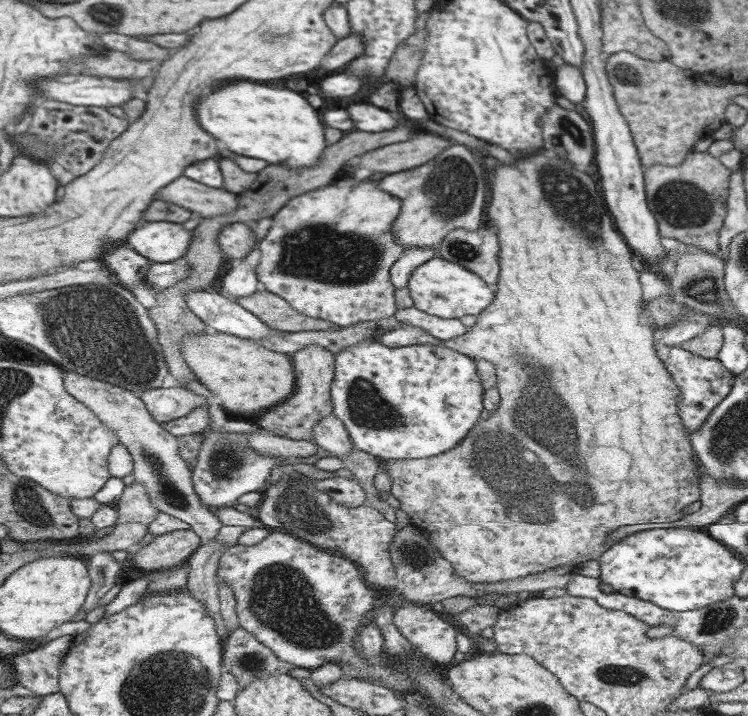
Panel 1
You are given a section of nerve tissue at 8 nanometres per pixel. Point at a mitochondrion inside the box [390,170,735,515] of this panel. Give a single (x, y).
(680, 204)

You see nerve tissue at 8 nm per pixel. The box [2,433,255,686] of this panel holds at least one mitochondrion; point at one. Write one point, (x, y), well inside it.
(171, 496)

